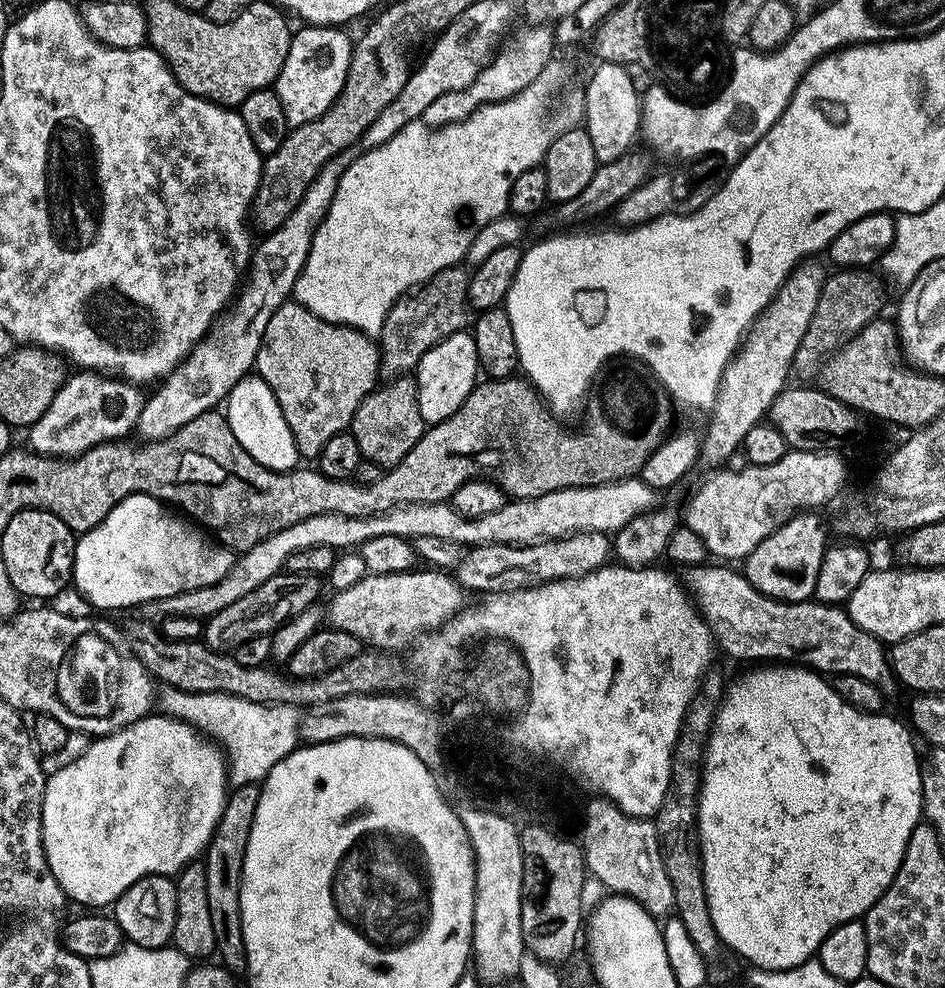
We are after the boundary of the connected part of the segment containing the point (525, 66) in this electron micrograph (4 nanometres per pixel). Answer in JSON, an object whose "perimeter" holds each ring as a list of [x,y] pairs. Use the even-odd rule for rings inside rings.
{"perimeter":[[[539,25],[529,28],[522,38],[522,57],[516,48],[504,48],[500,54],[488,65],[481,67],[474,82],[462,90],[448,91],[439,98],[434,98],[430,106],[426,106],[422,120],[429,127],[457,124],[467,119],[473,112],[477,112],[483,104],[497,104],[499,100],[508,100],[518,94],[530,82],[534,82],[542,71],[549,67],[552,50],[556,48],[553,29],[549,25]]]}

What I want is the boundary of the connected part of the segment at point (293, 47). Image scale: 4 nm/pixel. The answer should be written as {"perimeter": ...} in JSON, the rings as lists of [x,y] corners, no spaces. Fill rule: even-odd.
{"perimeter":[[[304,26],[301,27],[301,32],[297,31],[293,35],[292,41],[290,42],[290,50],[286,54],[286,62],[282,66],[280,71],[280,77],[276,79],[274,85],[274,90],[278,94],[278,98],[282,102],[282,110],[286,110],[286,118],[288,119],[289,125],[295,126],[298,124],[305,124],[310,122],[314,118],[318,118],[322,115],[325,110],[327,110],[333,102],[338,98],[338,94],[342,90],[342,86],[346,82],[346,74],[348,73],[348,67],[350,66],[350,58],[352,57],[352,49],[354,47],[353,41],[350,39],[348,41],[348,36],[344,33],[344,30],[341,30],[336,26]]]}

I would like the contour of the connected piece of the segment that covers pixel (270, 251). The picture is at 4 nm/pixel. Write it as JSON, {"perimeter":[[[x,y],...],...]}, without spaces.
{"perimeter":[[[348,150],[330,158],[310,182],[302,202],[293,210],[290,218],[286,218],[277,232],[267,233],[261,239],[264,241],[255,245],[246,272],[246,283],[232,309],[213,323],[209,335],[193,345],[186,358],[161,381],[155,394],[145,399],[136,427],[143,441],[164,440],[202,413],[213,411],[227,399],[230,389],[255,367],[258,346],[261,345],[270,314],[293,295],[296,279],[304,269],[312,245],[312,236],[334,198],[334,190],[342,174],[352,165],[353,159],[353,153]]]}

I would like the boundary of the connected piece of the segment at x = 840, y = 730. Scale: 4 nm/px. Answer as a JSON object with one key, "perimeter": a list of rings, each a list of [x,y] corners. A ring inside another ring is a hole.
{"perimeter":[[[788,666],[786,670],[770,670],[768,672],[758,672],[756,674],[748,672],[736,685],[731,685],[728,691],[725,691],[724,699],[720,701],[719,708],[716,709],[716,720],[712,724],[712,733],[708,735],[708,747],[704,758],[704,774],[700,781],[700,803],[698,805],[698,835],[700,837],[700,858],[704,861],[704,885],[706,886],[706,898],[708,899],[708,909],[710,918],[714,922],[714,930],[721,941],[724,940],[740,956],[745,956],[755,967],[769,972],[784,972],[788,968],[797,968],[799,964],[805,964],[807,960],[813,959],[819,953],[822,942],[838,926],[842,926],[851,920],[860,920],[865,912],[882,898],[882,894],[894,882],[894,874],[900,868],[900,863],[906,850],[906,842],[910,834],[915,830],[916,825],[921,823],[922,813],[924,811],[924,799],[922,798],[922,778],[920,769],[922,767],[921,757],[916,757],[916,748],[912,745],[913,733],[909,725],[903,724],[900,720],[895,720],[889,714],[877,714],[874,712],[859,712],[854,705],[846,703],[844,699],[836,692],[831,683],[828,684],[821,673],[805,666]]]}

